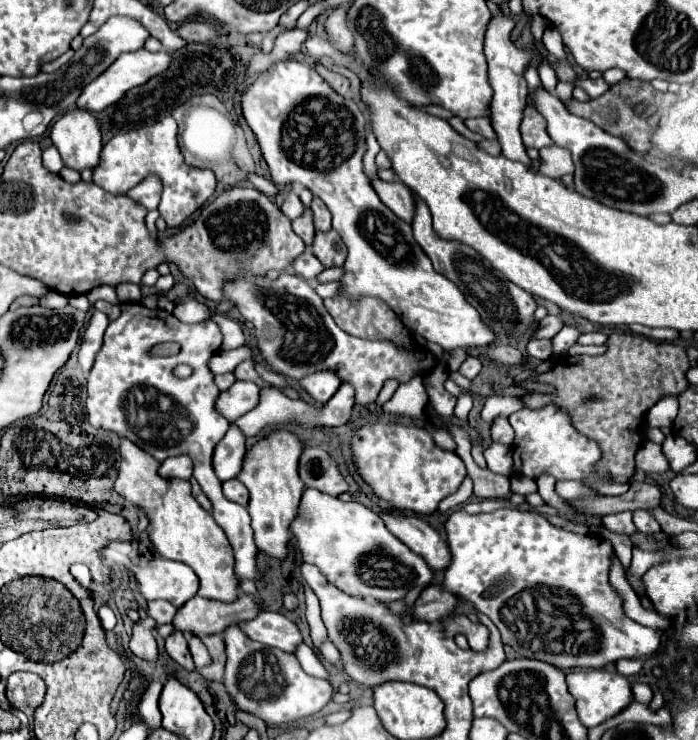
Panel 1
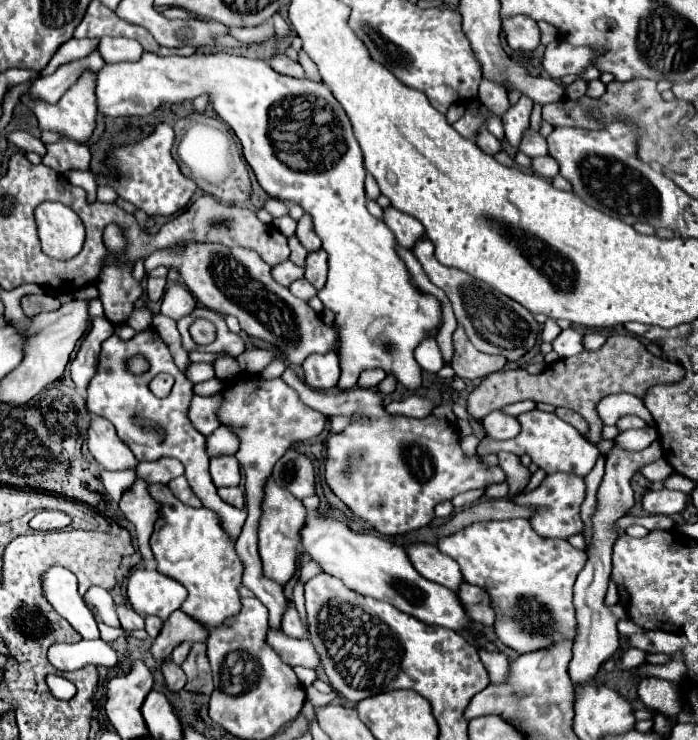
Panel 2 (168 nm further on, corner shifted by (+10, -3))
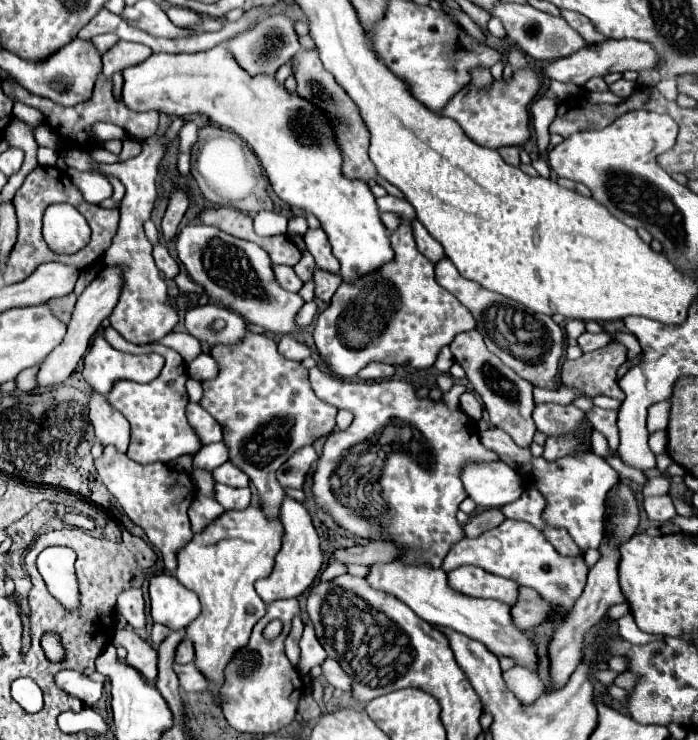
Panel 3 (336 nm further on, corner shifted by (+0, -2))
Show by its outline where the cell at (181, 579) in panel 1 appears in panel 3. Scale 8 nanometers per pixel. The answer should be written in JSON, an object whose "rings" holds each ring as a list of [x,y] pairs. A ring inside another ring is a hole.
{"rings":[[[157,574],[149,580],[149,598],[153,622],[167,624],[171,630],[189,626],[201,612],[197,594],[181,586],[171,574]]]}

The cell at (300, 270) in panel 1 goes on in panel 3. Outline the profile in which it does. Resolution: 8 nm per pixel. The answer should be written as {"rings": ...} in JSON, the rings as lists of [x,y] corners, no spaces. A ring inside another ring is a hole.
{"rings":[[[273,266],[273,272],[275,272],[275,278],[279,280],[279,284],[285,290],[299,292],[299,288],[303,286],[303,282],[299,280],[299,276],[295,274],[295,270],[291,266]]]}

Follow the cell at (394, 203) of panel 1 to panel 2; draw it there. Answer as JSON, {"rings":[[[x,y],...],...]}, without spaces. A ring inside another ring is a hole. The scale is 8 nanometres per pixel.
{"rings":[[[395,207],[385,209],[385,225],[393,231],[397,243],[407,249],[413,249],[415,243],[425,237],[423,225],[415,217],[401,213]]]}

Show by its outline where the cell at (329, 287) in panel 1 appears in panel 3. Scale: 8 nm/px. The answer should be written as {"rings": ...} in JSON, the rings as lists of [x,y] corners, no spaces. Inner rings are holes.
{"rings":[[[307,302],[307,304],[299,310],[297,320],[299,320],[303,326],[307,326],[307,324],[311,324],[311,322],[315,320],[315,316],[317,316],[317,304],[315,304],[315,302]]]}

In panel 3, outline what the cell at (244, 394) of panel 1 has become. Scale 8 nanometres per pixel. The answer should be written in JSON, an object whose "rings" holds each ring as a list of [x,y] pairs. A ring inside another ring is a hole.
{"rings":[[[191,402],[187,406],[187,420],[195,428],[195,432],[199,434],[203,444],[211,444],[211,442],[221,442],[223,440],[221,424],[215,422],[213,416],[203,412],[203,408],[199,408],[199,404]]]}

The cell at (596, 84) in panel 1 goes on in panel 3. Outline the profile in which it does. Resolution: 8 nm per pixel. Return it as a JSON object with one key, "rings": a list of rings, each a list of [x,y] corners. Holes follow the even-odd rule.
{"rings":[[[617,80],[617,82],[613,82],[611,86],[609,86],[609,90],[615,94],[615,96],[619,96],[619,98],[629,98],[631,96],[631,92],[635,90],[635,82],[627,82],[627,80]]]}

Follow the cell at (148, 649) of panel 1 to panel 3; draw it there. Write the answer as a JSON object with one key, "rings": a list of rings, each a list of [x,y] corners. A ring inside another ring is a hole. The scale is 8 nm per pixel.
{"rings":[[[135,588],[123,590],[117,598],[117,612],[121,612],[135,630],[143,630],[147,626],[145,600],[141,590],[135,590]]]}

